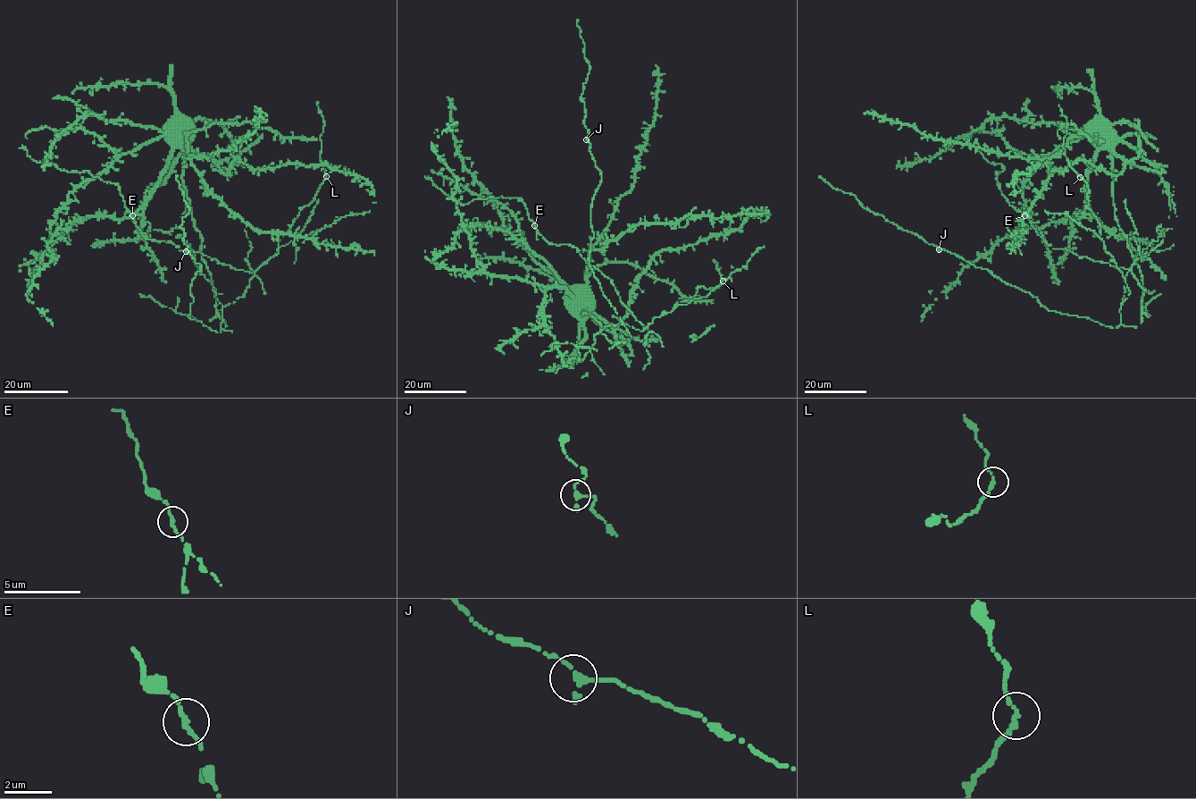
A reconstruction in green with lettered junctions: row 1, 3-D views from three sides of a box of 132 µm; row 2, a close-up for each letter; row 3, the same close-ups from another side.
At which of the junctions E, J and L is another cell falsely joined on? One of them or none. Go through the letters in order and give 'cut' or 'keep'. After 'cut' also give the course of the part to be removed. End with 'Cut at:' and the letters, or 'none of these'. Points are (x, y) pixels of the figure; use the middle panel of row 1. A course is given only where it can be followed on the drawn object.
E: keep
J: keep
L: keep
Cut at: none of these

